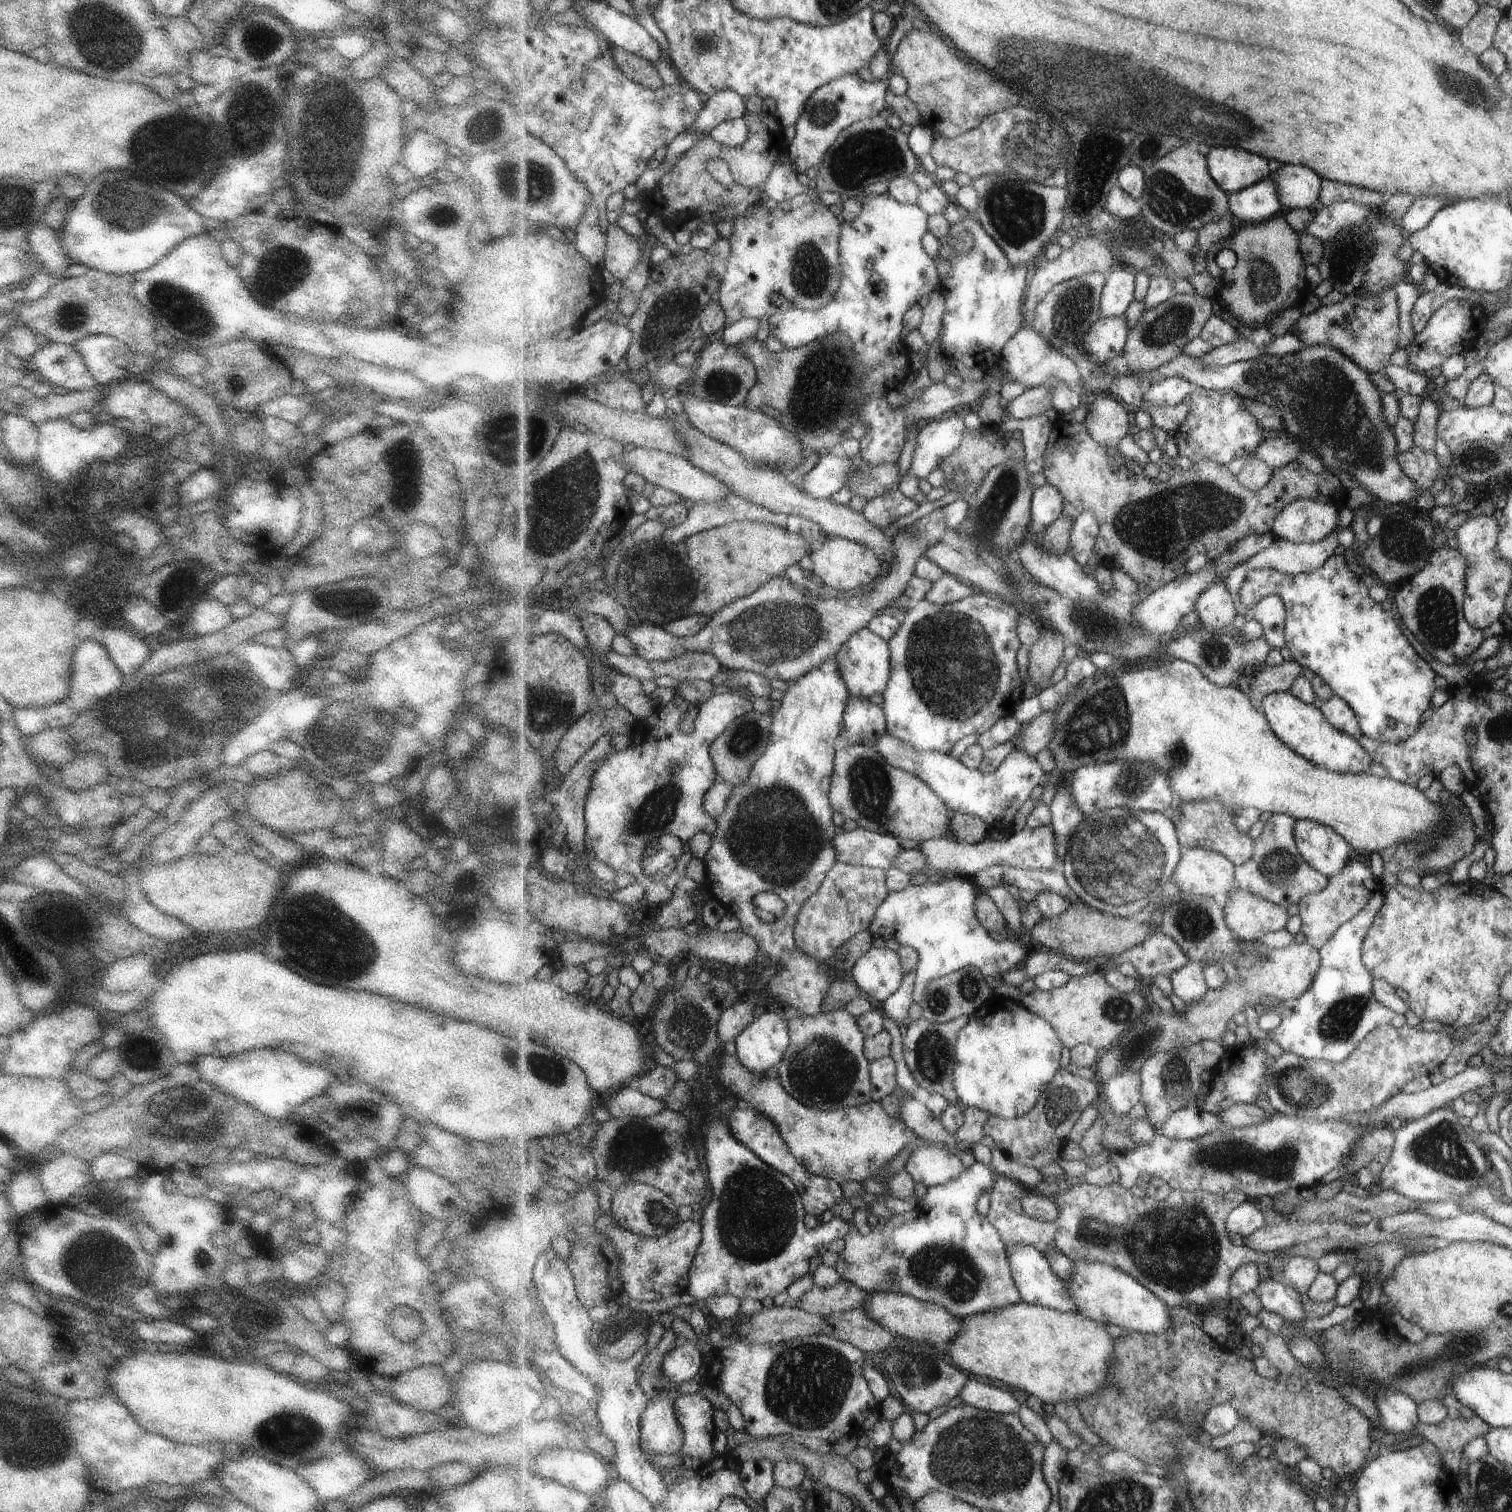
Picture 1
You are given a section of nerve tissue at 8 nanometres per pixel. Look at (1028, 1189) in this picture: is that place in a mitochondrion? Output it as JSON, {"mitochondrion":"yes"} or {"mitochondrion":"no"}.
{"mitochondrion":"no"}

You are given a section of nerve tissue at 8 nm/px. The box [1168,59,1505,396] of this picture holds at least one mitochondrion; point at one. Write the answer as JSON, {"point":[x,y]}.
{"point":[1473,93]}

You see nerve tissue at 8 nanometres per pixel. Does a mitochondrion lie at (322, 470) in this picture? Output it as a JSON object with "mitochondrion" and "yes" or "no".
{"mitochondrion":"no"}

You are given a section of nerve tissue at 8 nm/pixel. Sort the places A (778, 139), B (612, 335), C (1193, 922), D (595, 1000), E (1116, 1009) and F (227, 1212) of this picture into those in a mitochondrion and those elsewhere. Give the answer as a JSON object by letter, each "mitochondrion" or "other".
{"A":"other","B":"other","C":"mitochondrion","D":"other","E":"mitochondrion","F":"other"}

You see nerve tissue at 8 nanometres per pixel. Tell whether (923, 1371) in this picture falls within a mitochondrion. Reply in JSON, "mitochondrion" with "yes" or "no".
{"mitochondrion":"yes"}

